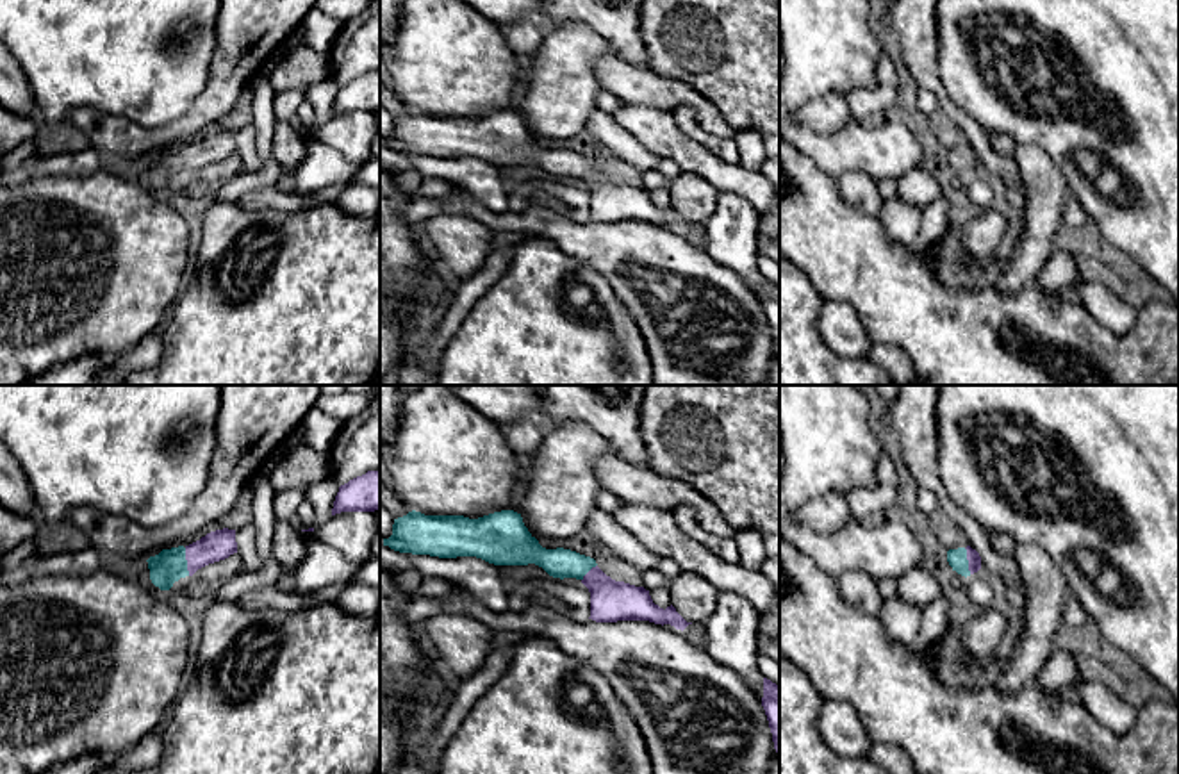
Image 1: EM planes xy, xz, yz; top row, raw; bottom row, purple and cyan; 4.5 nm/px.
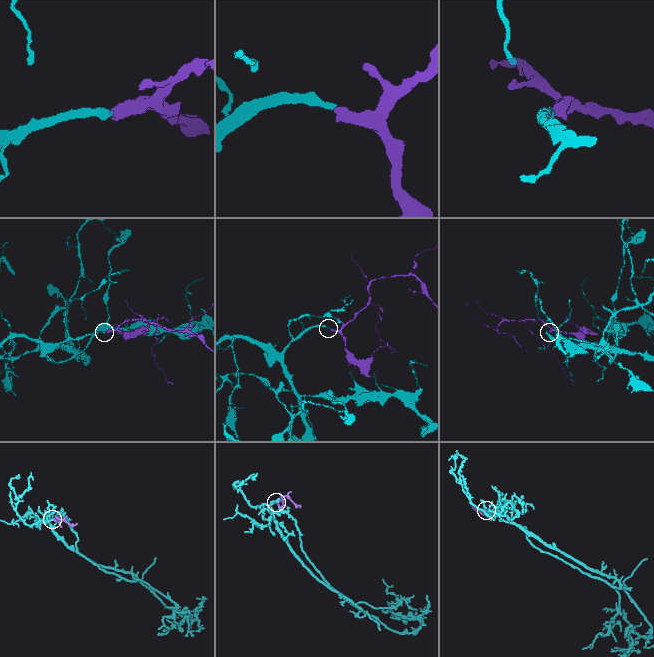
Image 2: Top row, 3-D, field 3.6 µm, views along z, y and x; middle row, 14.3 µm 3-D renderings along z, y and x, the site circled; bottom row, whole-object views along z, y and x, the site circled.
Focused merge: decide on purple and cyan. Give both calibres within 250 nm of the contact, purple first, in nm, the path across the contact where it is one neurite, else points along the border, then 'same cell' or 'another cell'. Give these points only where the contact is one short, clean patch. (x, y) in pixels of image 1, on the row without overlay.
140 nm thick on the purple side, 150 nm on the other; runs through xy (220, 145), (195, 156), (188, 163), (175, 163), (166, 168); same cell

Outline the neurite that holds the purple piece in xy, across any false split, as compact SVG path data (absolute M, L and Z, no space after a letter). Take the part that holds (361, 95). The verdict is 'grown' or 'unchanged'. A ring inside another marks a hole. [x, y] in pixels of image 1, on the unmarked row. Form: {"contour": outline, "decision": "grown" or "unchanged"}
{"contour": "M367 71L339 87L332 116L341 112L375 112L380 109L380 71Z", "decision": "unchanged"}

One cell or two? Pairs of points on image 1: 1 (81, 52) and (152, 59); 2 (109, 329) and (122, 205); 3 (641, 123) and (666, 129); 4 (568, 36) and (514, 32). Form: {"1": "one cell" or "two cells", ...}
{"1": "one cell", "2": "one cell", "3": "one cell", "4": "two cells"}

